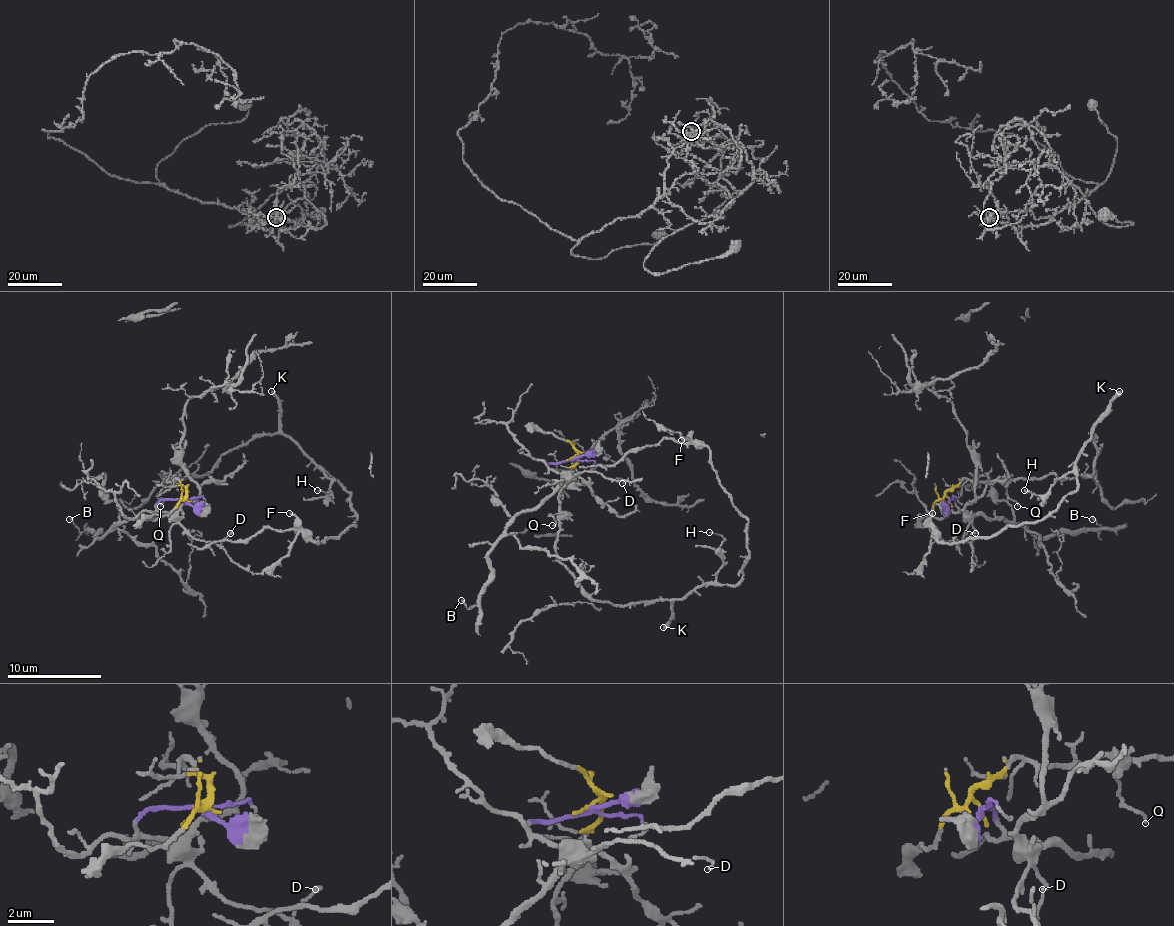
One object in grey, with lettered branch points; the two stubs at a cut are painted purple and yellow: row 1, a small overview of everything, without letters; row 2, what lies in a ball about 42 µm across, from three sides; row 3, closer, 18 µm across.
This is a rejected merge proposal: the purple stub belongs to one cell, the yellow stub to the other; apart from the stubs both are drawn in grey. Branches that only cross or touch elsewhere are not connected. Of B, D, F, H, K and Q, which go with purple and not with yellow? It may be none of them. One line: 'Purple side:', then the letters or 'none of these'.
Purple side: B, D

